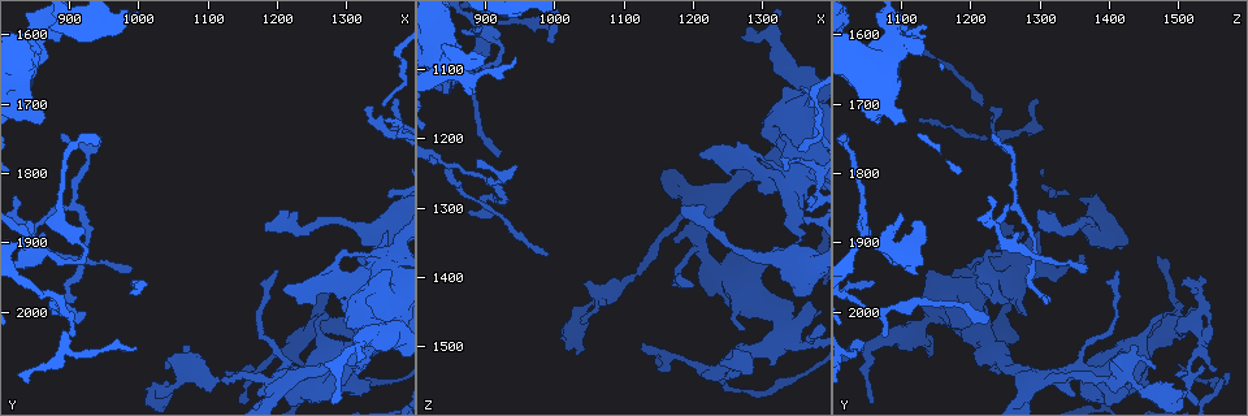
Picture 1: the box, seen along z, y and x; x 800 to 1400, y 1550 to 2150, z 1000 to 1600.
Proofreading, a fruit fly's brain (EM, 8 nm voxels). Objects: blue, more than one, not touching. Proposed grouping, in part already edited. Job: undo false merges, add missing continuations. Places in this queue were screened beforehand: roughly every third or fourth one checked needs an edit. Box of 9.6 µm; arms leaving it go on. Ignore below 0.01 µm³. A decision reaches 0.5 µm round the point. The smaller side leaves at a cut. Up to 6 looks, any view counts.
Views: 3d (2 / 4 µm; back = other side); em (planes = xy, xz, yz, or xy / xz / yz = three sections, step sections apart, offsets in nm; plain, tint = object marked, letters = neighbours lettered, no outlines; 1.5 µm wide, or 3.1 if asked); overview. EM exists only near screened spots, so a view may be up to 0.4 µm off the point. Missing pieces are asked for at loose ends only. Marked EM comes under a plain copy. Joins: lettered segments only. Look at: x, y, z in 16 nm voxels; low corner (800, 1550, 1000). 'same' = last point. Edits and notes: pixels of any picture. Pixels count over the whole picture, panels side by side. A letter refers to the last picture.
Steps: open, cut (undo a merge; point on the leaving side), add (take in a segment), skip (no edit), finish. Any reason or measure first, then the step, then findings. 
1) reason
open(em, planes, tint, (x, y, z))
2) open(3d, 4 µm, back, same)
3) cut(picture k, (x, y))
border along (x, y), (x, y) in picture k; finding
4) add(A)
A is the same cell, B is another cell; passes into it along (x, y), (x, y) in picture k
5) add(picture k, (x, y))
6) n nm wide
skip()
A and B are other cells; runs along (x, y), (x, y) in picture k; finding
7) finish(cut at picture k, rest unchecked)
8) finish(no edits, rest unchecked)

an open end
open(em, xy, step 8, letters, (1000, 2055, 1045))

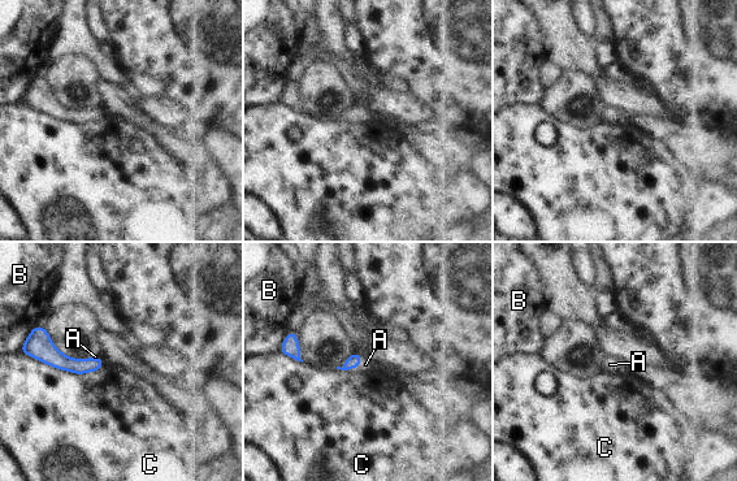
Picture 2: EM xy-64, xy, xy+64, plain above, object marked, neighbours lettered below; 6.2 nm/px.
another direction
open(em, planes, letters, same)

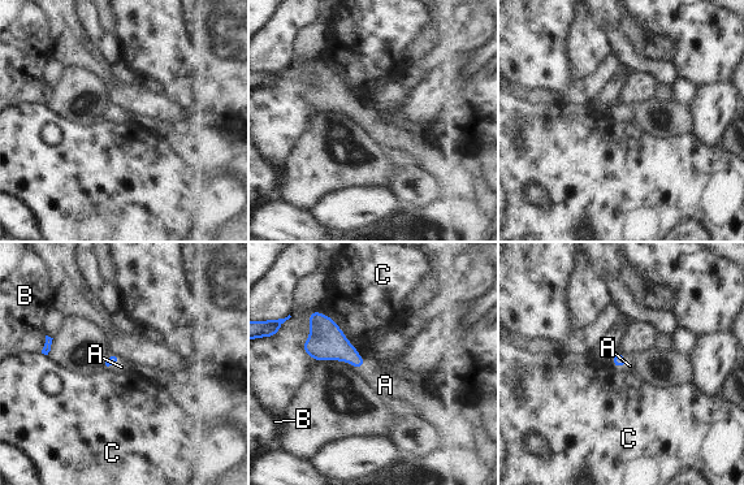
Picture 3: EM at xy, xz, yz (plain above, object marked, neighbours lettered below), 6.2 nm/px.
add(A)
A is the same cell, B and C are other cells; passes into it along (327, 341), (355, 366), (385, 385) in picture 3; it goes on there

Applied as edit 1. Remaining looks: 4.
redraw
open(overview)

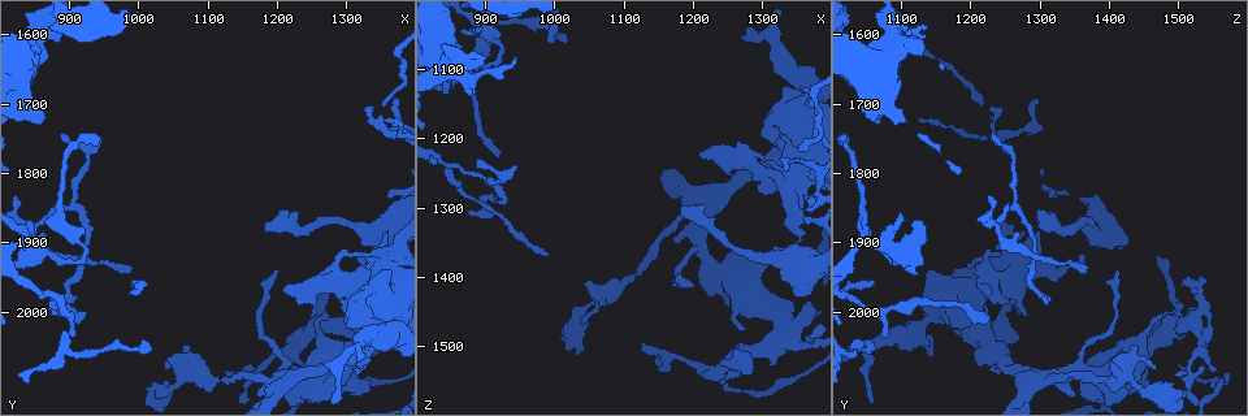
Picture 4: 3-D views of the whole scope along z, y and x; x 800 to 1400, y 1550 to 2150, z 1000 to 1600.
an open end
open(em, 3.1 µm, planes, letters, (990, 1935, 1365))

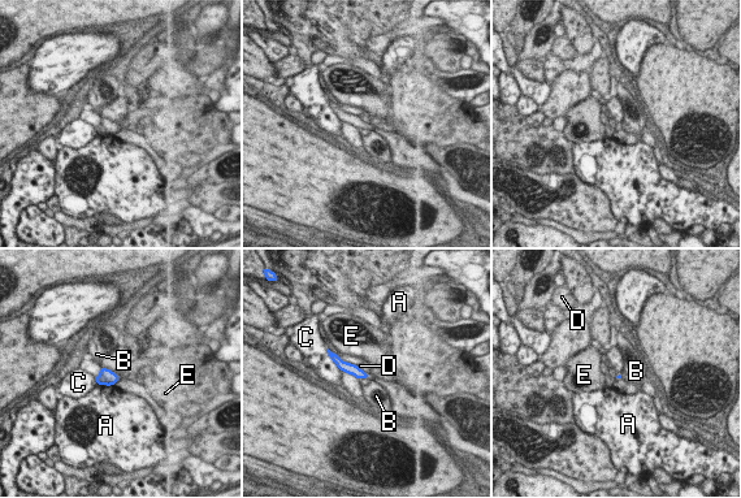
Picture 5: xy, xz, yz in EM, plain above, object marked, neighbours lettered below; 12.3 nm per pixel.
skip()
A, B, C, D and E are other cells; border along (368, 376), (360, 379) in picture 5; none of them fits

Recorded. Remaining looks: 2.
open(3d, 2 µm, (1350, 1705, 1220))

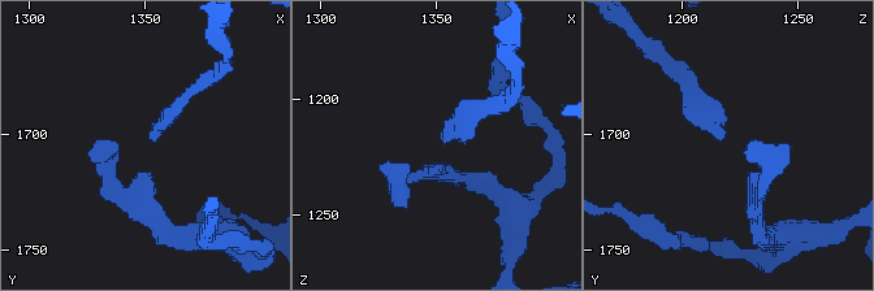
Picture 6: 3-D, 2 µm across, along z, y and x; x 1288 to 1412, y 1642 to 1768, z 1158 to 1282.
open(em, xy, step 4, letters, (1350, 1701, 1217))

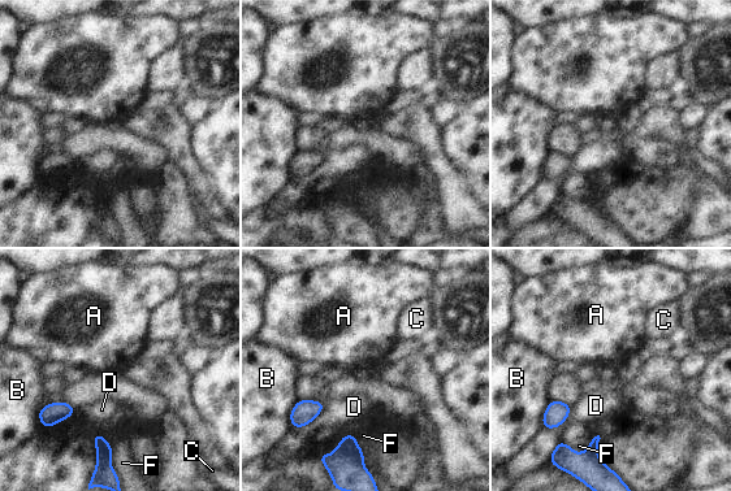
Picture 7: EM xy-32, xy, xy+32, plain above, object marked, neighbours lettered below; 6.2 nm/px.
skip()
A, B, C, D and F are other cells; no lettered segment goes on from it

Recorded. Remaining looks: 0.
finish(add at picture 3, rest unchecked)

